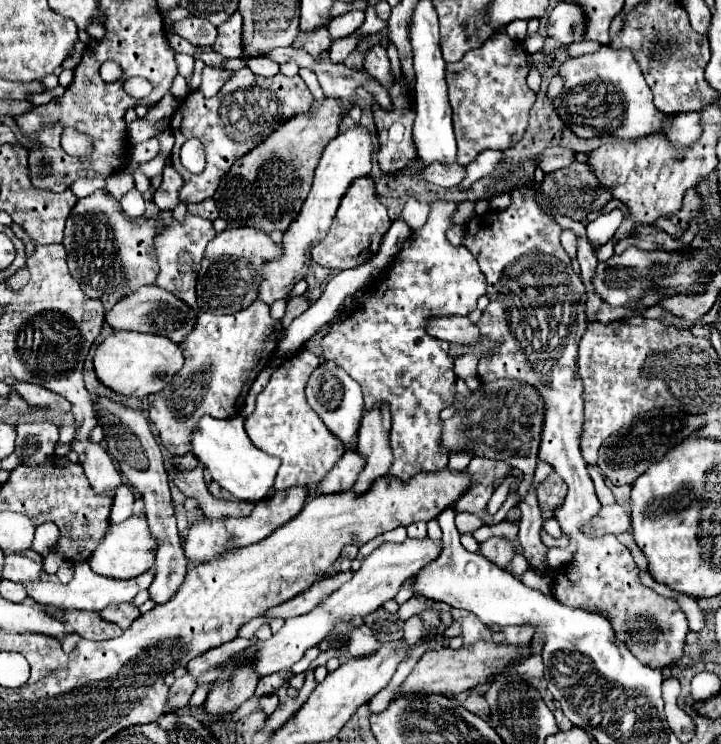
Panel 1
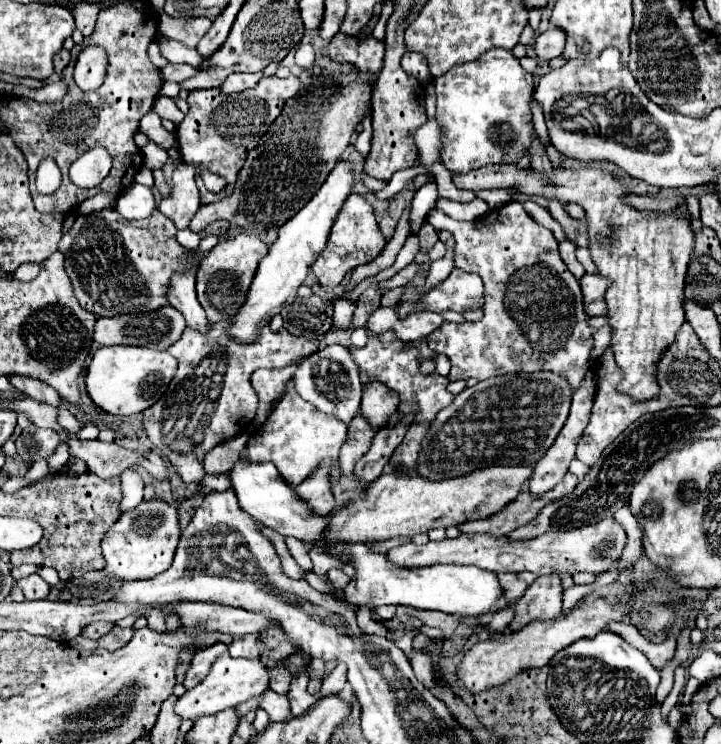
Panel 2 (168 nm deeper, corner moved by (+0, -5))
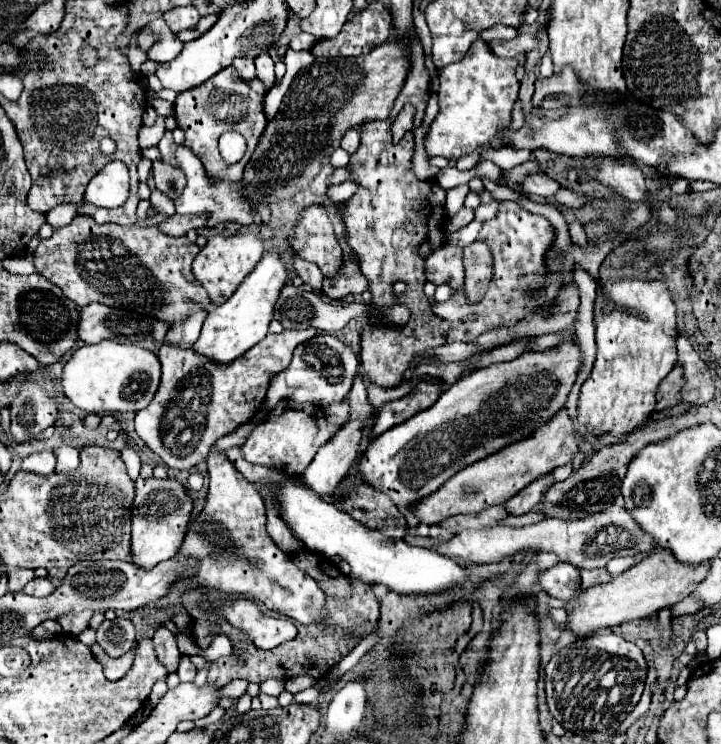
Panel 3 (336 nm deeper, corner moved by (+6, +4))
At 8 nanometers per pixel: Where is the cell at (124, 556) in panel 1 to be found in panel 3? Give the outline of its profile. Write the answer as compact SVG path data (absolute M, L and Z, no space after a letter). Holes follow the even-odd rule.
M139 477L135 481L135 487L137 487L137 495L135 495L133 517L131 517L131 525L133 525L131 553L133 553L135 565L149 569L177 555L177 549L181 547L181 541L185 539L185 533L189 529L193 499L183 483L169 477L167 479Z

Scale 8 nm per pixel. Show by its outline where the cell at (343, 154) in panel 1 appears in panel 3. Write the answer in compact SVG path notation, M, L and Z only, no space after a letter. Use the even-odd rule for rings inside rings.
M277 253L263 255L263 259L239 285L233 297L227 299L223 305L217 305L209 311L205 325L201 329L201 335L197 343L193 345L195 353L217 361L217 365L219 363L229 365L229 361L235 361L245 351L249 351L253 345L257 345L269 333L269 323L273 319L273 307L285 283L287 283L287 271L285 271L285 265L281 263L281 257Z

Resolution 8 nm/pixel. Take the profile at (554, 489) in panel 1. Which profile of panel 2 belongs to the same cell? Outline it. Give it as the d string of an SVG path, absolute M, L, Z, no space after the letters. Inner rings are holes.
M565 474L563 480L549 492L541 494L541 496L533 496L529 492L519 494L511 504L507 504L499 514L493 514L491 518L485 520L473 520L473 522L463 522L459 524L461 532L481 532L481 534L495 534L495 536L505 536L511 530L525 526L525 522L531 522L533 518L537 518L539 510L543 510L543 506L571 494L571 490L575 490L577 486L577 478L571 474Z

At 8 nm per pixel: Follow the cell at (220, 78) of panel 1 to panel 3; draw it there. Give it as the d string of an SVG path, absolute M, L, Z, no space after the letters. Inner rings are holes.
M239 57L239 59L233 61L233 67L237 69L237 73L239 73L241 79L245 79L245 81L255 79L255 65L253 65L253 59L243 59L243 57Z

